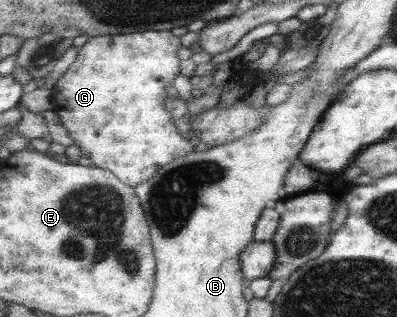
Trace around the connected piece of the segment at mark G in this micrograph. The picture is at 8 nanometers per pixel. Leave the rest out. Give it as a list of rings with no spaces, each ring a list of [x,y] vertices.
[[[142,31],[126,35],[89,37],[76,49],[75,60],[51,87],[52,107],[68,137],[94,167],[109,171],[120,183],[133,188],[146,181],[161,165],[193,151],[165,110],[166,86],[180,73],[176,56],[179,37],[167,31]]]

